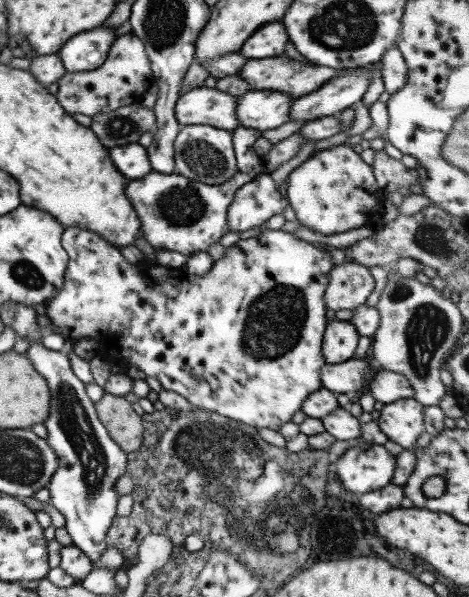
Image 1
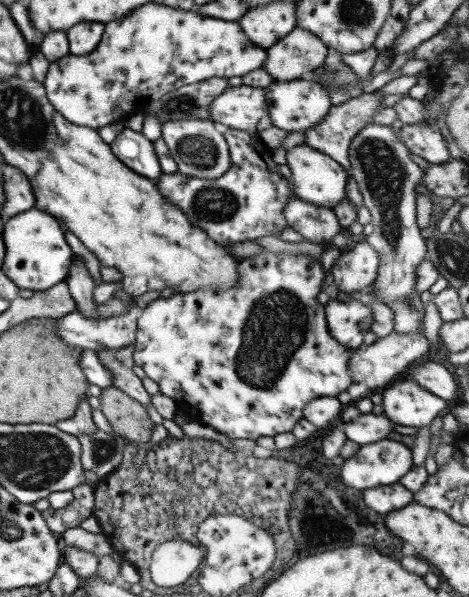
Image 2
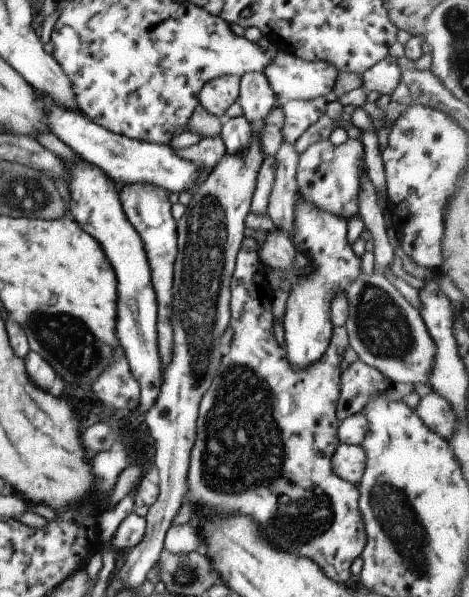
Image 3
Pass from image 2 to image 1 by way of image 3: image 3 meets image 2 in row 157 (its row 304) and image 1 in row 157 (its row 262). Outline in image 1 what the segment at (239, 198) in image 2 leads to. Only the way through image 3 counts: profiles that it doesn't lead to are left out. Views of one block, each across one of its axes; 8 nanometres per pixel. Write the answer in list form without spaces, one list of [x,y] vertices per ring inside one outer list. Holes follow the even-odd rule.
[[[237,127],[231,131],[232,149],[236,159],[236,174],[219,185],[194,182],[179,174],[160,174],[150,171],[139,179],[125,184],[127,198],[139,219],[139,230],[153,248],[171,250],[189,256],[195,251],[206,251],[211,244],[229,232],[227,209],[233,201],[235,191],[262,174],[261,156],[254,149],[254,140],[262,131]]]

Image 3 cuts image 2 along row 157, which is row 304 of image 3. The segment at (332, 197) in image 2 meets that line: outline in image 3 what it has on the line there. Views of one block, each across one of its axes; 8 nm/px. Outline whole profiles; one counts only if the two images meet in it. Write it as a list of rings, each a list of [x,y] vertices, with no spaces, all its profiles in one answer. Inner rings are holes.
[[[296,196],[291,242],[294,243],[296,253],[307,255],[311,271],[292,278],[282,315],[282,346],[285,346],[285,360],[293,368],[307,368],[307,364],[321,358],[334,327],[329,320],[329,302],[337,292],[345,292],[345,288],[361,274],[361,257],[354,254],[351,244],[347,242],[346,225],[347,220],[319,210],[301,196]]]

